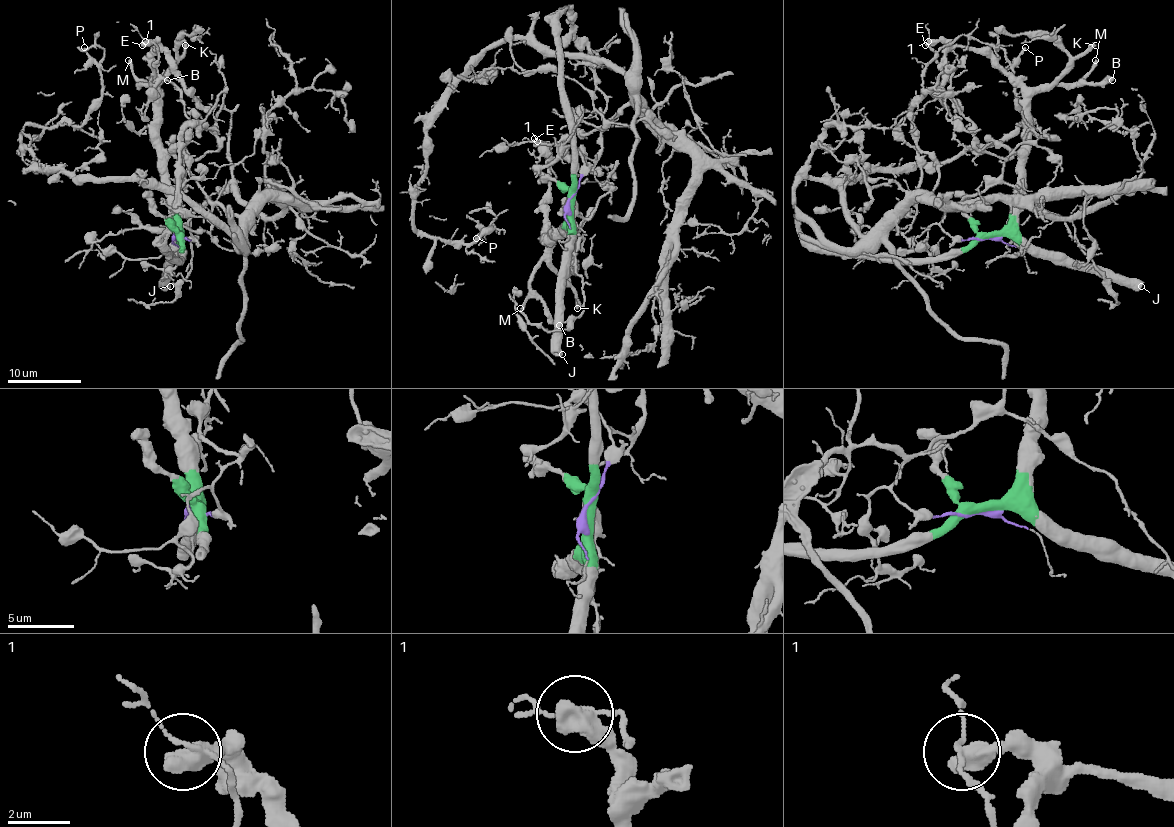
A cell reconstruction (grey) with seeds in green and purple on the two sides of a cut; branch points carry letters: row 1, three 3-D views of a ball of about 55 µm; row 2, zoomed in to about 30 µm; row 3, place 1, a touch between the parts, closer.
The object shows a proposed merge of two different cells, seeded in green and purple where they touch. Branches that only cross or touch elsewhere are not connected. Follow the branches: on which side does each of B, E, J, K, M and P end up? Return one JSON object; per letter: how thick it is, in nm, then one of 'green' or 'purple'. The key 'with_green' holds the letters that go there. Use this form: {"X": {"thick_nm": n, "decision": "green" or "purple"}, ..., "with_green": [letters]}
{"B": {"thick_nm": 480, "decision": "green"}, "E": {"thick_nm": 500, "decision": "green"}, "J": {"thick_nm": 480, "decision": "green"}, "K": {"thick_nm": 400, "decision": "green"}, "M": {"thick_nm": 360, "decision": "green"}, "P": {"thick_nm": 240, "decision": "purple"}, "with_green": ["B", "E", "J", "K", "M"]}

